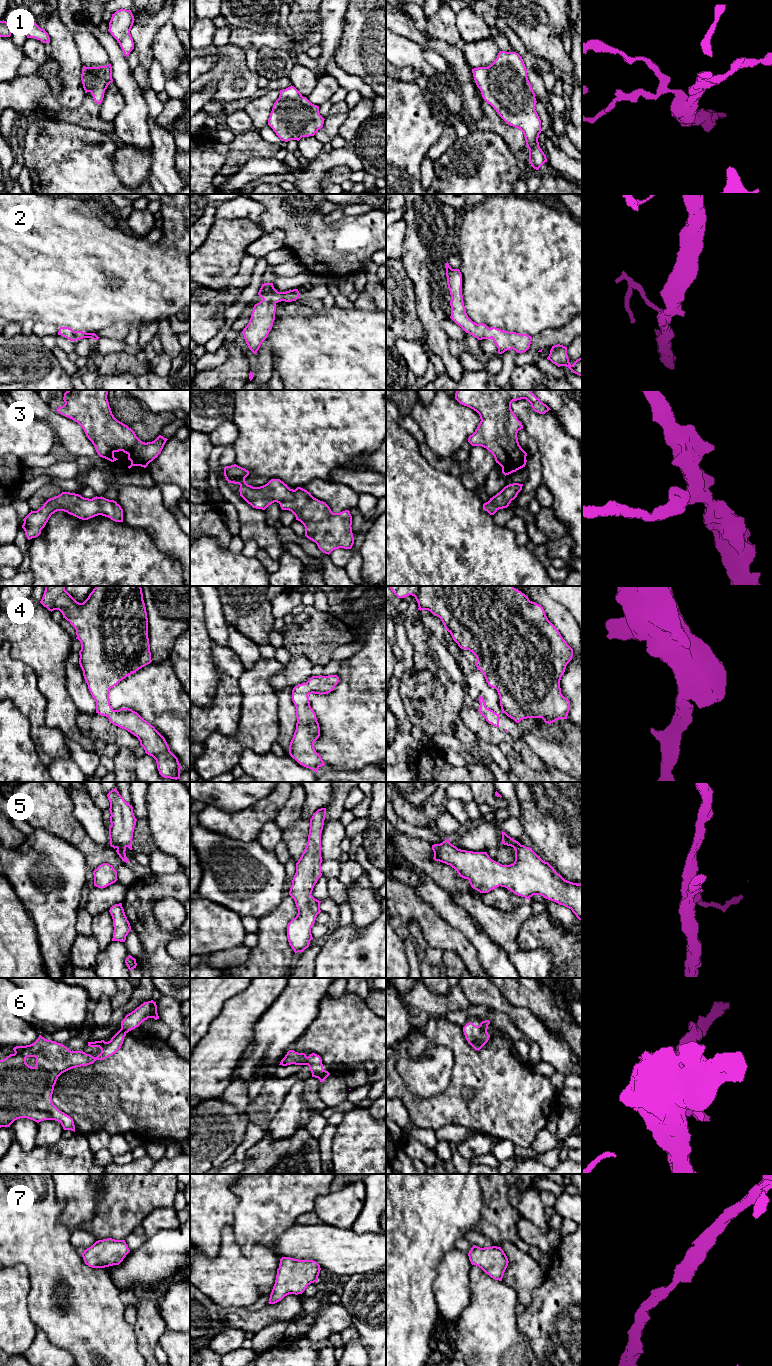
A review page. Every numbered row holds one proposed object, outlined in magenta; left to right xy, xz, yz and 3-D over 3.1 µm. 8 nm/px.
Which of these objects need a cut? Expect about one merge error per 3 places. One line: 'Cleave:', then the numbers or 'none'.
Cleave: none

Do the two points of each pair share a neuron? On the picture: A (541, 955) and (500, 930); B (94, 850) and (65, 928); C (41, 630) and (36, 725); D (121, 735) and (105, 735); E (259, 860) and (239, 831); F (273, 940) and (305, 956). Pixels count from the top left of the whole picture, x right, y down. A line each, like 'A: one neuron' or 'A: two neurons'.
A: one neuron
B: two neurons
C: two neurons
D: one neuron
E: two neurons
F: two neurons

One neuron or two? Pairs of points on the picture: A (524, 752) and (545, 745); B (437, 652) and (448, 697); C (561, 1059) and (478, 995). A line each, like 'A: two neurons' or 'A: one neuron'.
A: two neurons
B: two neurons
C: one neuron

